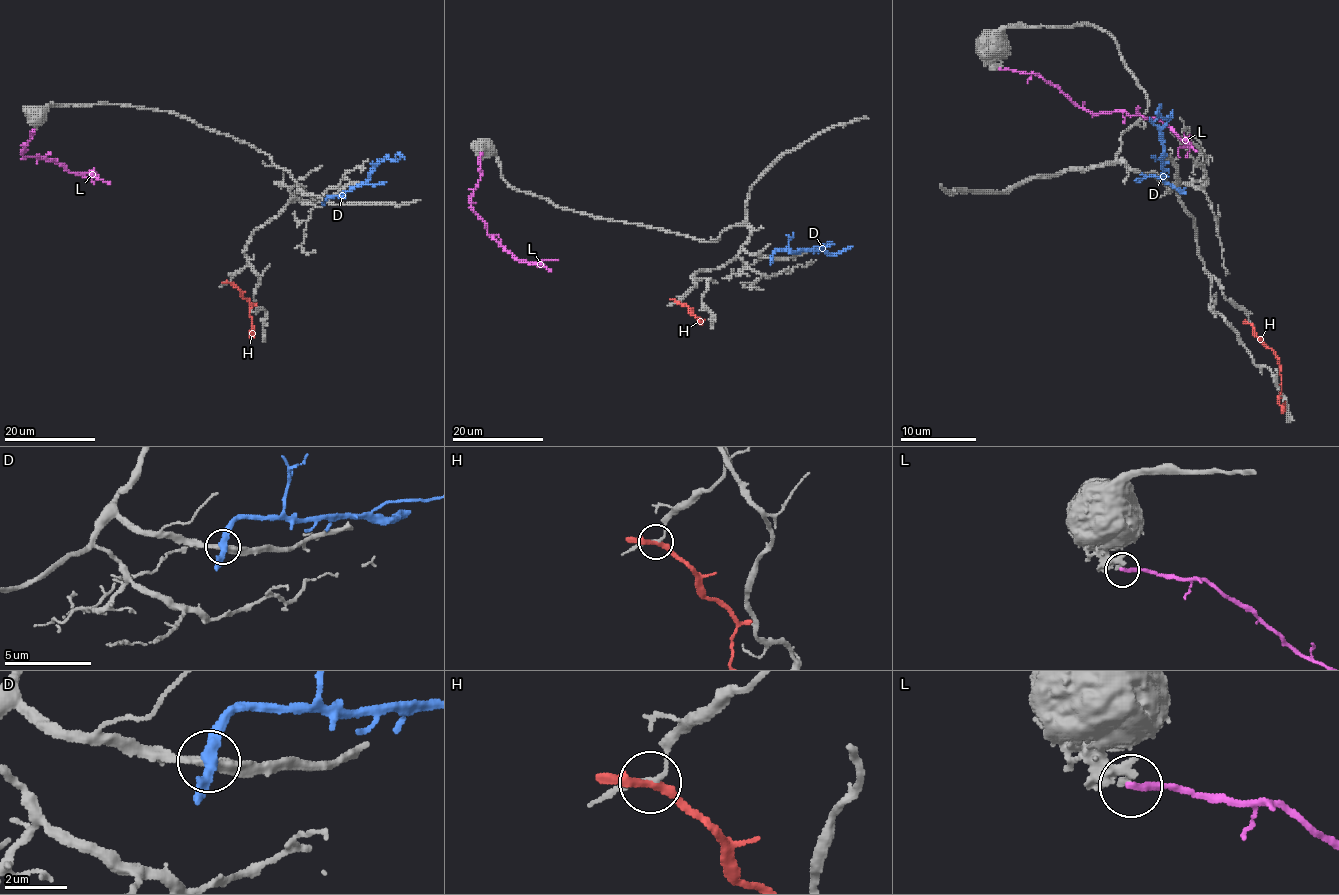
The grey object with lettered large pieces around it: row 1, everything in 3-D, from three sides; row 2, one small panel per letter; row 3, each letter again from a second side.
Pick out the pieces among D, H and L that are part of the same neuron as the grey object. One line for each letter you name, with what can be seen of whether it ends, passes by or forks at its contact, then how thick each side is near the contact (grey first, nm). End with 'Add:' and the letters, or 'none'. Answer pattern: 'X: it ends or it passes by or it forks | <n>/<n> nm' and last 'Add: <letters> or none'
Add: none

